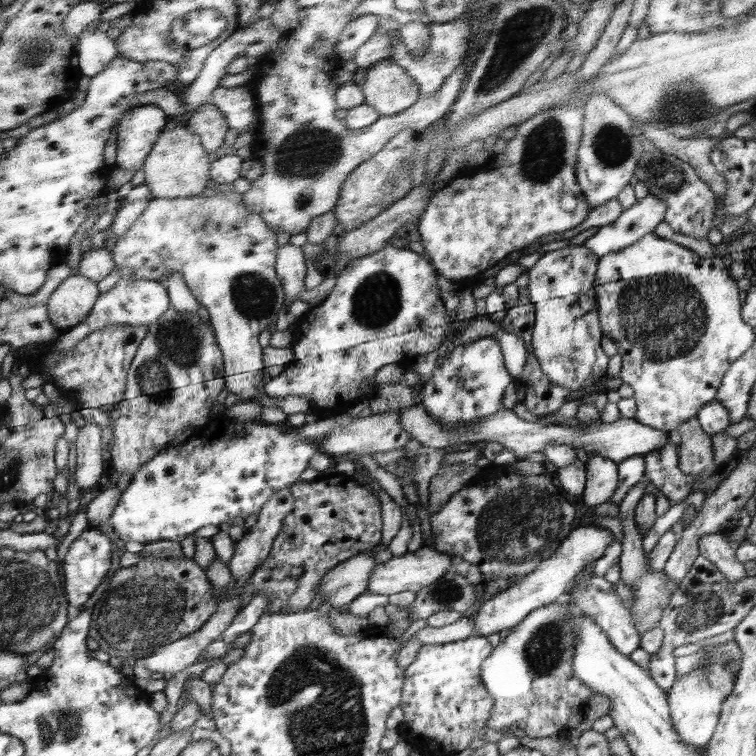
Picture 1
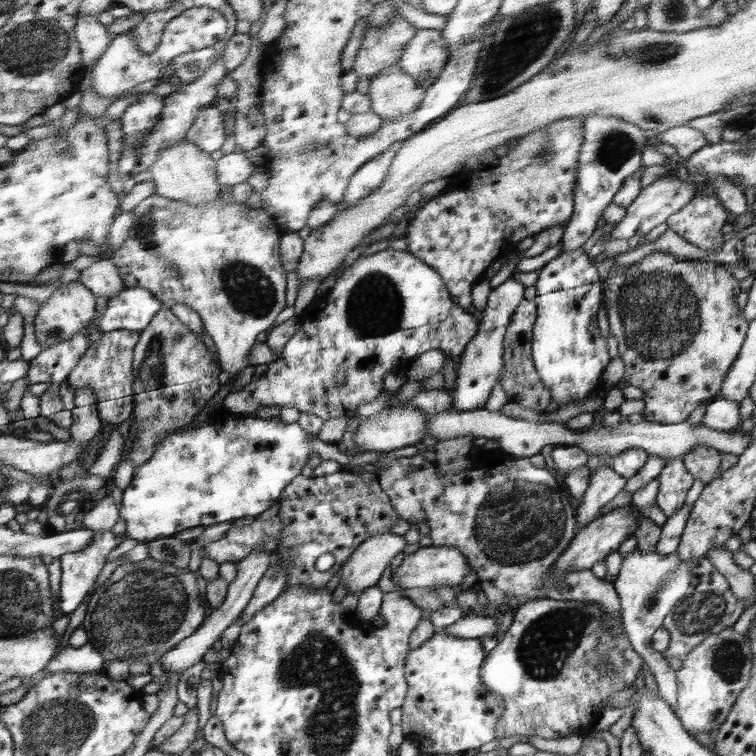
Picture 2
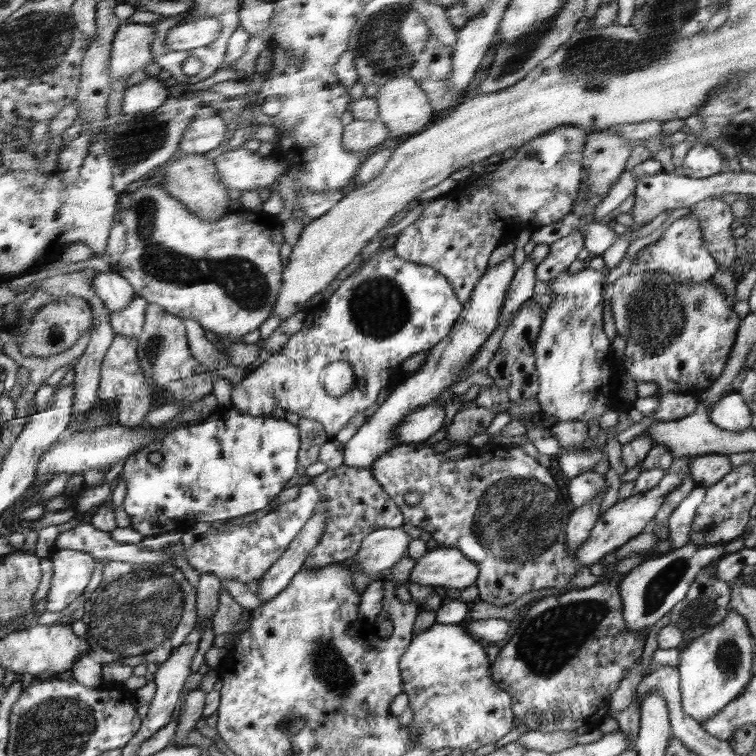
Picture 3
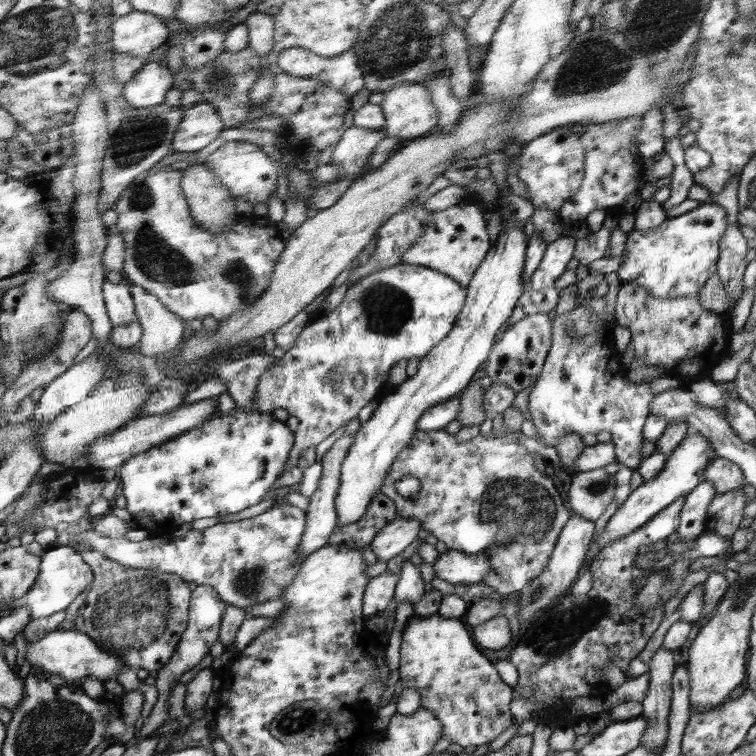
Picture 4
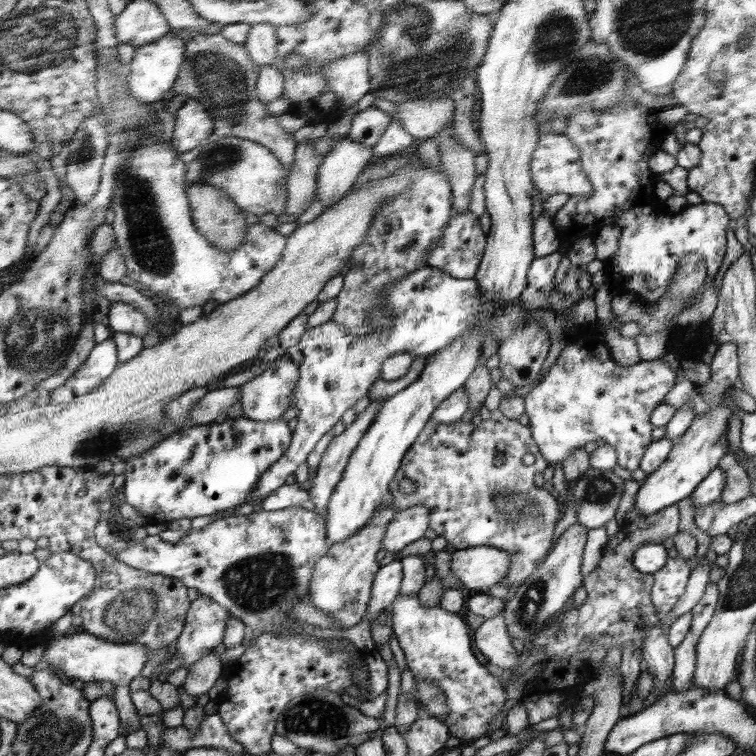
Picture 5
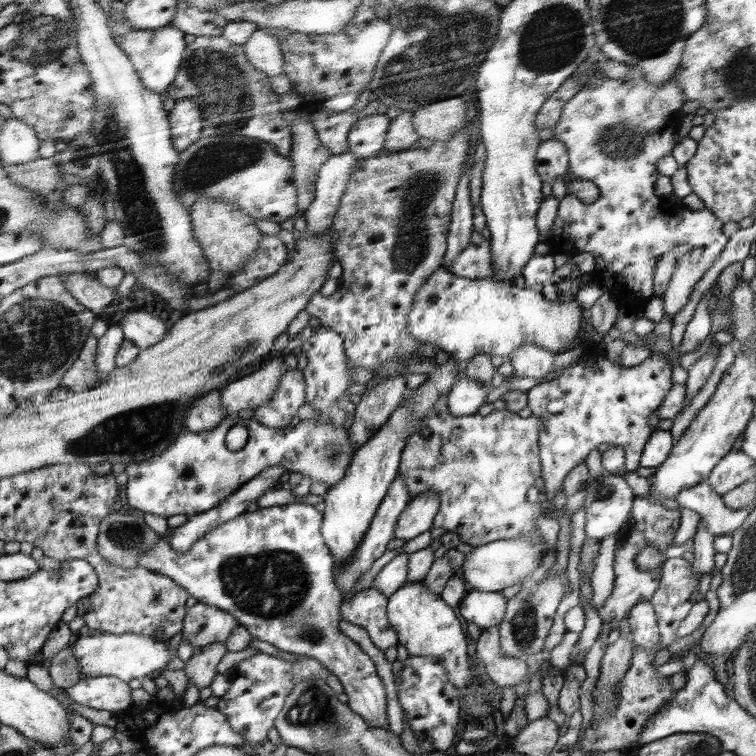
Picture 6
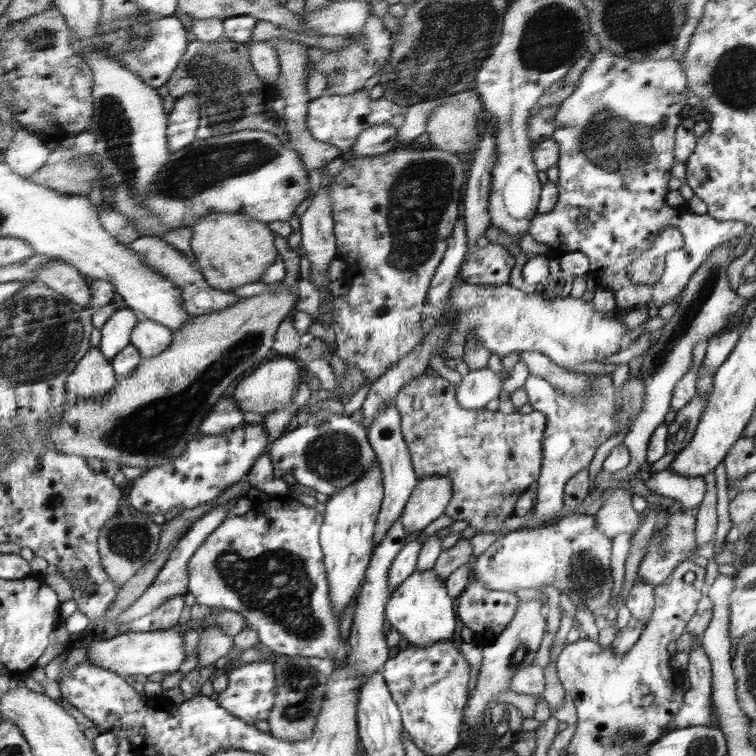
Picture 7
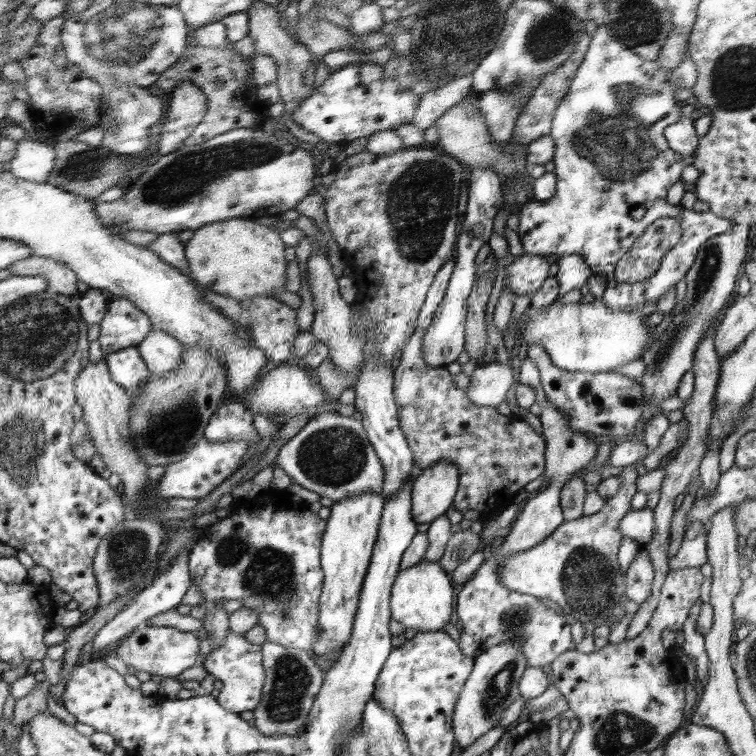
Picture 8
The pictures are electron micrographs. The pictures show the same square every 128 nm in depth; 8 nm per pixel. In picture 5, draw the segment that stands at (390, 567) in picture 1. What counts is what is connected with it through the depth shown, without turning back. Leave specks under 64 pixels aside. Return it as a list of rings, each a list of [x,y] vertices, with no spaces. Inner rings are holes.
[[[468,547],[456,549],[451,555],[451,571],[469,593],[485,592],[500,584],[511,567],[510,553],[501,548]]]

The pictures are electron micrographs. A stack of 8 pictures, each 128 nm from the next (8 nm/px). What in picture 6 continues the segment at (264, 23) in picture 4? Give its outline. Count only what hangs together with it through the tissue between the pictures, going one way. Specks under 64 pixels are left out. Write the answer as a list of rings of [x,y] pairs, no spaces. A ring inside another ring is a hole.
[[[257,28],[243,48],[248,62],[256,70],[269,77],[283,73],[284,59],[276,35]]]

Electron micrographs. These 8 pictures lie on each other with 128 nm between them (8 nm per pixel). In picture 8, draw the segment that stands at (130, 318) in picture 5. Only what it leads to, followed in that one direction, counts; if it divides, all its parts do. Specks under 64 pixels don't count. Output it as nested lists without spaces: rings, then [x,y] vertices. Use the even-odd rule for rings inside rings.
[[[156,328],[137,347],[147,363],[147,368],[152,373],[160,374],[179,368],[186,349],[177,338]]]

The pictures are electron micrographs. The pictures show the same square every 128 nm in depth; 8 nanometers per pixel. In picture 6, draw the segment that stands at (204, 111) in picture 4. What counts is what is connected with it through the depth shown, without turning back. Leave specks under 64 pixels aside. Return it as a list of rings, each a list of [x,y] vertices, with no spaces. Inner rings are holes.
[[[192,98],[177,100],[169,112],[171,135],[174,137],[175,148],[181,153],[203,134],[203,112],[200,112],[199,103]]]

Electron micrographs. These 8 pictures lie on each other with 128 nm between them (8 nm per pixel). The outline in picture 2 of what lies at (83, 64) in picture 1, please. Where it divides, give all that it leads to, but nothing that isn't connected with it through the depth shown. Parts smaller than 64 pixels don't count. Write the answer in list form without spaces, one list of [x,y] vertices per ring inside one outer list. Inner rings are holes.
[[[80,15],[76,24],[76,36],[80,41],[80,49],[83,52],[84,66],[92,70],[94,64],[101,59],[114,35],[108,31],[108,27],[98,22],[97,17]]]

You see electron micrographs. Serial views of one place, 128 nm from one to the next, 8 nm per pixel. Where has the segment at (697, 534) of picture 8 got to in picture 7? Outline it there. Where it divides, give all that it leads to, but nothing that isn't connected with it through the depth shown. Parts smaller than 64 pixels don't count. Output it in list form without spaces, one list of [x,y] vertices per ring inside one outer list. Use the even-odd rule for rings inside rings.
[[[688,511],[670,513],[668,523],[662,529],[655,529],[652,533],[649,549],[645,559],[640,563],[637,576],[650,581],[655,587],[662,584],[685,560],[697,561],[699,544],[694,534],[697,518]]]

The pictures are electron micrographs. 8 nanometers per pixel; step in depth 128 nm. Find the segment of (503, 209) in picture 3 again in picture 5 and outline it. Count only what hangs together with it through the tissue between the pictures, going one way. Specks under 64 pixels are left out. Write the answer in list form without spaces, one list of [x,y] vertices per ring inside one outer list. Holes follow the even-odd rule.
[[[563,133],[539,135],[539,144],[531,159],[531,175],[534,177],[535,190],[542,194],[569,194],[571,197],[584,198],[593,195],[593,186],[587,173],[583,171],[582,152]],[[452,210],[451,219],[443,232],[442,239],[428,256],[427,266],[443,269],[444,272],[450,273],[452,277],[458,277],[460,280],[475,279],[479,273],[479,265],[482,263],[486,246],[487,234],[480,227],[479,217],[472,211]]]

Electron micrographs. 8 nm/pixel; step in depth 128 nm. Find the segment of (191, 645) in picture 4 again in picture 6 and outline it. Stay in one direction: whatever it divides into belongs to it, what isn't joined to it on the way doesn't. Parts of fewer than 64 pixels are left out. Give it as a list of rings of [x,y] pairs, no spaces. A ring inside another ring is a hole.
[[[198,602],[189,608],[183,622],[183,638],[196,648],[213,642],[225,642],[239,625],[236,617],[224,609]]]

